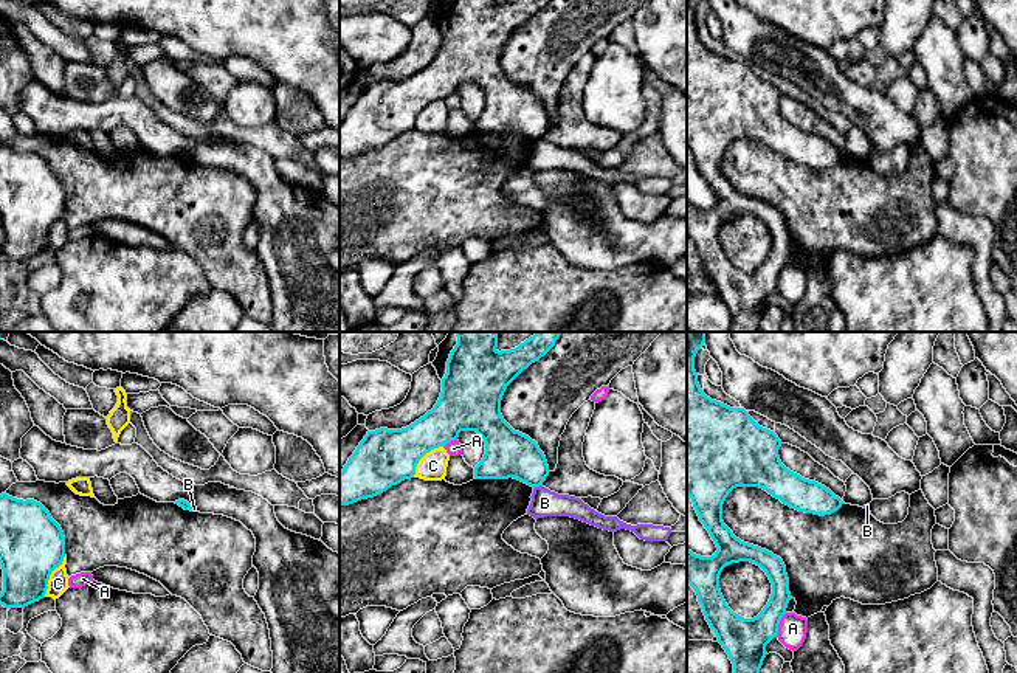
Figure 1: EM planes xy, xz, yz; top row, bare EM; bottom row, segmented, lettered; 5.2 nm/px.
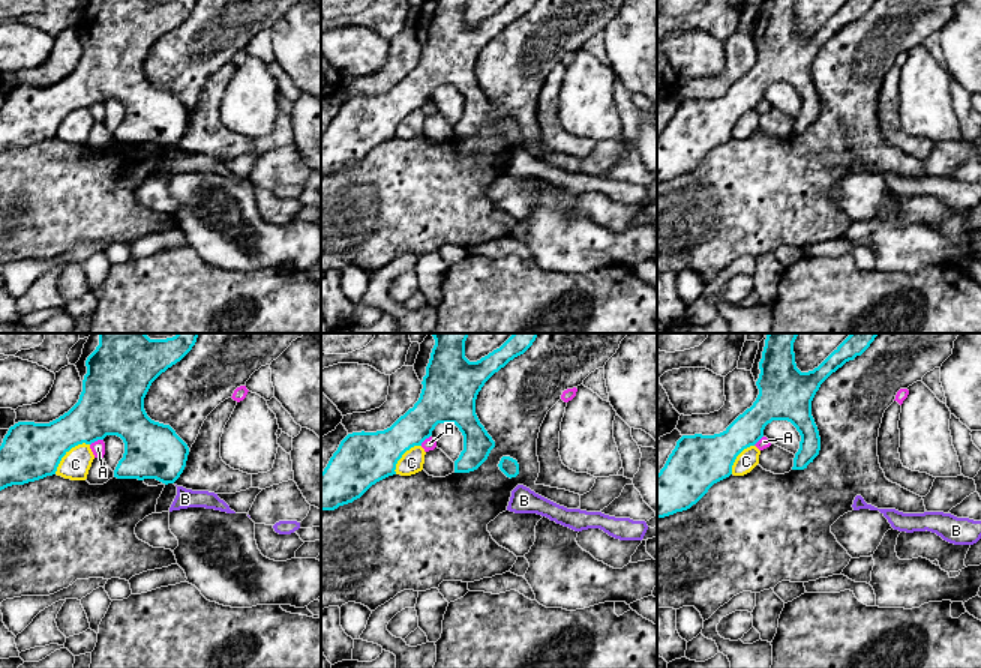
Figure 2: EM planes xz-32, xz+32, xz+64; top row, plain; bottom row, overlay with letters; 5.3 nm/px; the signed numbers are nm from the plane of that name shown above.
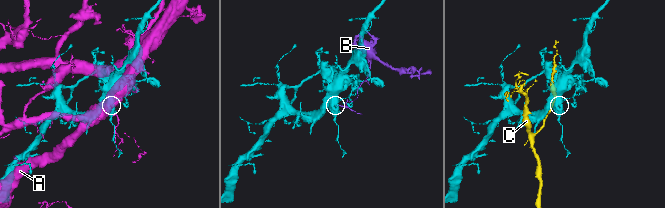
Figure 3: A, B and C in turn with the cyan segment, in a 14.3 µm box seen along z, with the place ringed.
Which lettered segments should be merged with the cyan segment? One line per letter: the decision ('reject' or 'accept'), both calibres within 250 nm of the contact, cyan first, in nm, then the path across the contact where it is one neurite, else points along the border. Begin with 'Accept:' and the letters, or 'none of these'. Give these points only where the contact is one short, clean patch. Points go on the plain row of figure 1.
Accept: none of these
A: reject | 220/150 nm
B: reject | 240/140 nm | along xz (541, 137), (534, 141)
C: reject | 340/110 nm

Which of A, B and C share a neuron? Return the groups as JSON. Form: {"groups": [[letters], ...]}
{"groups": [["A"], ["B"], ["C"]]}

